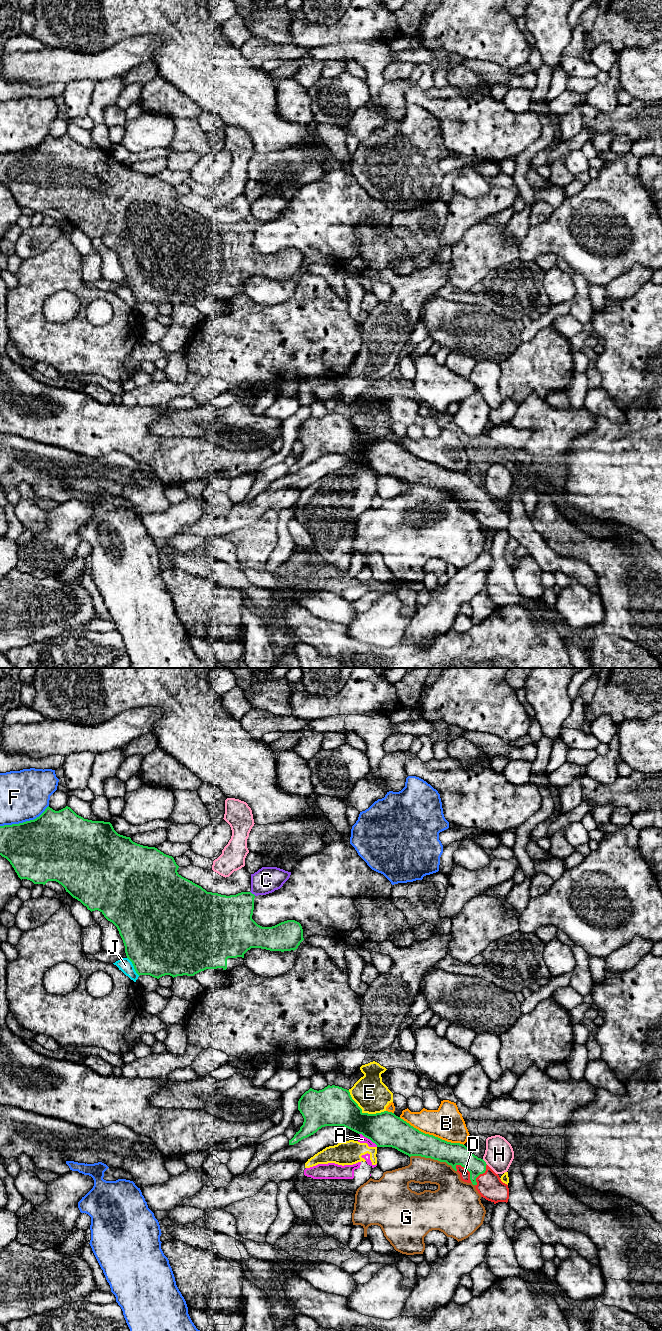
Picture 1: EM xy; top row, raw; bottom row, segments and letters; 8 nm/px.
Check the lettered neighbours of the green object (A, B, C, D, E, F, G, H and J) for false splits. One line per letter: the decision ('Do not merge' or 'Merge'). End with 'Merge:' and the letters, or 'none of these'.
A: Do not merge
B: Do not merge
C: Do not merge
D: Merge
E: Do not merge
F: Do not merge
G: Do not merge
H: Do not merge
J: Do not merge
Merge: D

